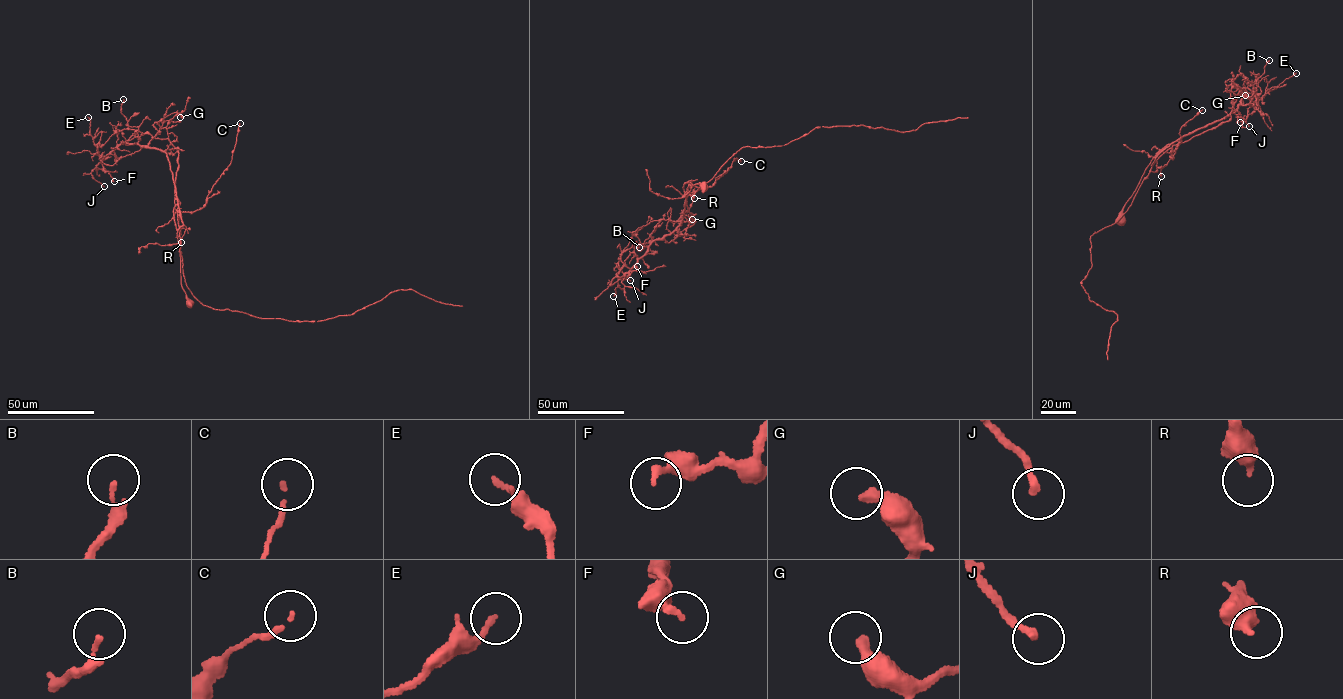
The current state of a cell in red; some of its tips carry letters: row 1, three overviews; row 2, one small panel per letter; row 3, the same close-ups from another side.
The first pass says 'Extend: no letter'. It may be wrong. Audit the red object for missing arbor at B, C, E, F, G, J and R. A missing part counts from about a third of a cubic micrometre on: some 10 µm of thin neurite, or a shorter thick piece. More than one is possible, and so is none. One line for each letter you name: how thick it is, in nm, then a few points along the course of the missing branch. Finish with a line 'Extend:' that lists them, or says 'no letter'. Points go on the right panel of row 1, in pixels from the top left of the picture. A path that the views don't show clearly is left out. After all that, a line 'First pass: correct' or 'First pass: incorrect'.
Extend: no letter
First pass: correct

